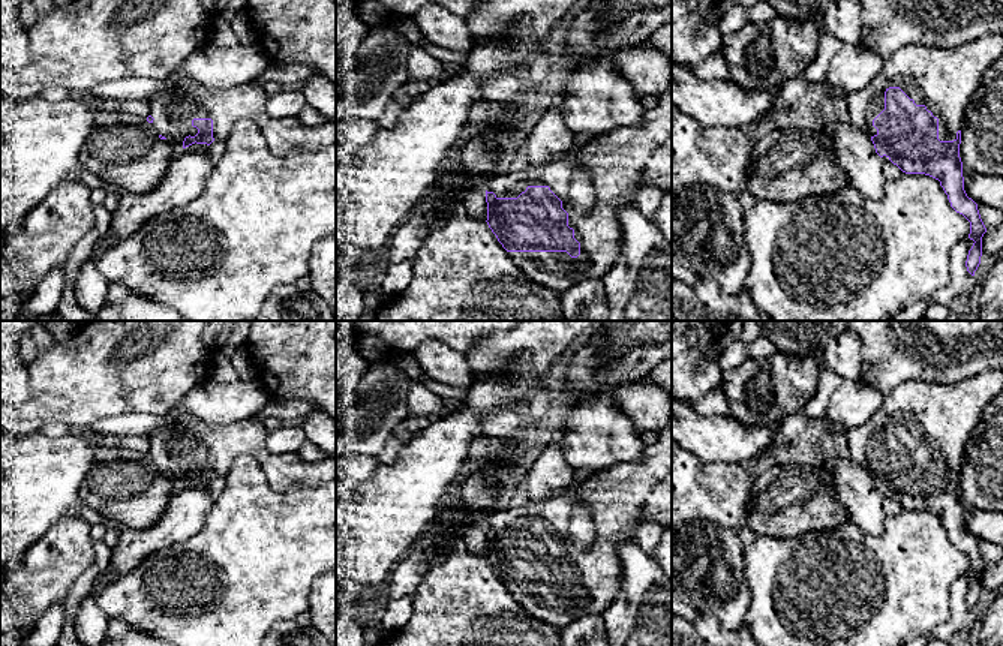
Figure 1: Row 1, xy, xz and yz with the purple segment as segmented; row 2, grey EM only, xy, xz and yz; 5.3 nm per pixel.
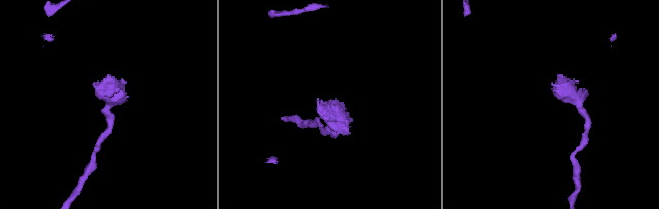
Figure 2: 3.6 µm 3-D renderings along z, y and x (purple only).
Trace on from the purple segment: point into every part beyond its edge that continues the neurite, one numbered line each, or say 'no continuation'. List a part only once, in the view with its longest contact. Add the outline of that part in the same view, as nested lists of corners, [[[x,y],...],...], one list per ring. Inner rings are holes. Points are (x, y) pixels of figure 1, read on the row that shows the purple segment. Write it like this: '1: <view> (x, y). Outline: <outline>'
1: xz (619, 162). Outline: [[[672,81],[658,96],[658,103],[645,111],[639,124],[601,135],[585,148],[568,150],[541,166],[528,166],[516,174],[495,174],[486,178],[484,189],[493,192],[496,198],[517,198],[528,186],[549,186],[562,201],[562,208],[568,213],[568,226],[574,229],[574,238],[580,243],[580,255],[577,258],[571,258],[567,252],[508,252],[508,255],[534,282],[564,292],[579,282],[603,279],[615,264],[622,243],[622,228],[616,213],[621,207],[634,202],[634,193],[643,183],[672,193]],[[580,171],[592,178],[597,195],[597,204],[588,214],[579,213],[568,195],[571,180]]]

